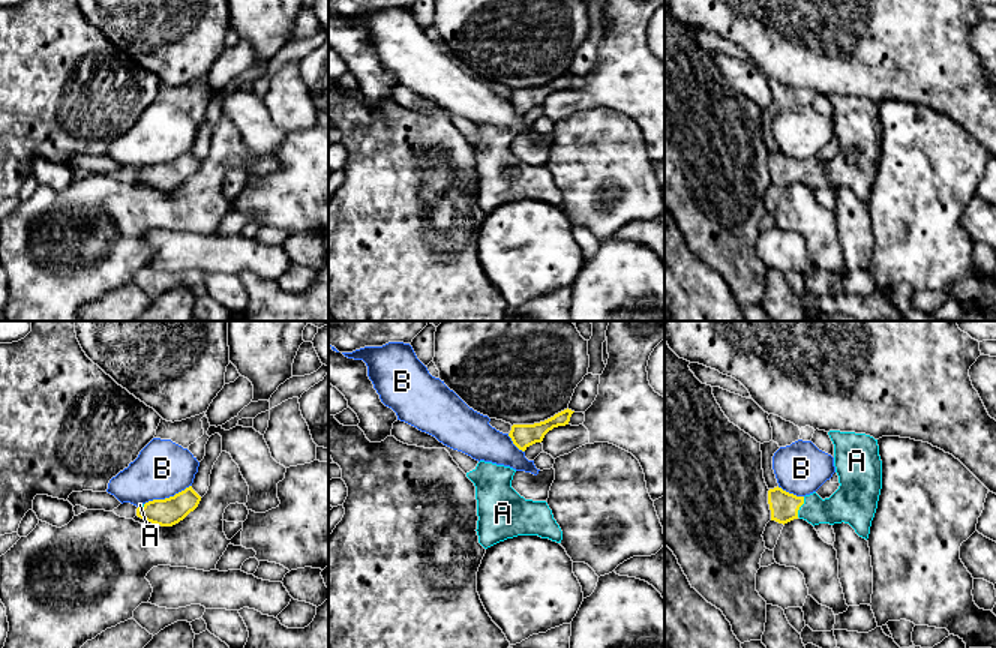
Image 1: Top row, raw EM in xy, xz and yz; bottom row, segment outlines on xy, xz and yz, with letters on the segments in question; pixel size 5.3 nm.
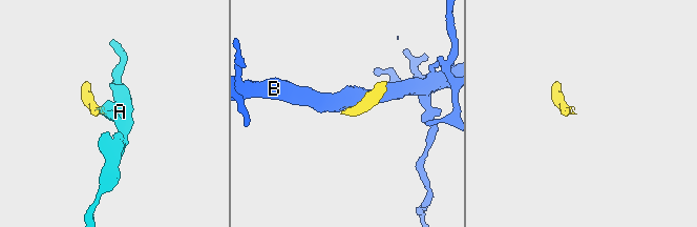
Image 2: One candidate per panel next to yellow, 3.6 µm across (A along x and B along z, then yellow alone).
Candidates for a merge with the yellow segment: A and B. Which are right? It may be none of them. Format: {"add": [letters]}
{"add": ["A"]}

